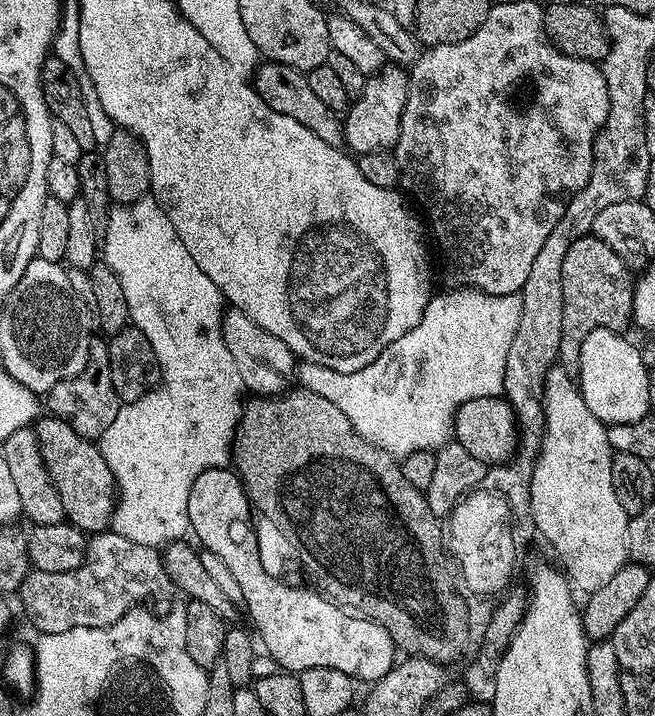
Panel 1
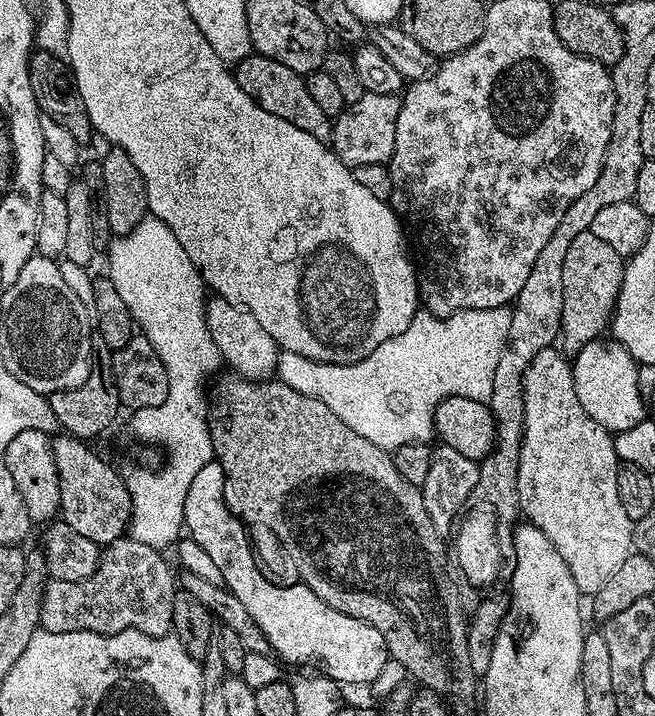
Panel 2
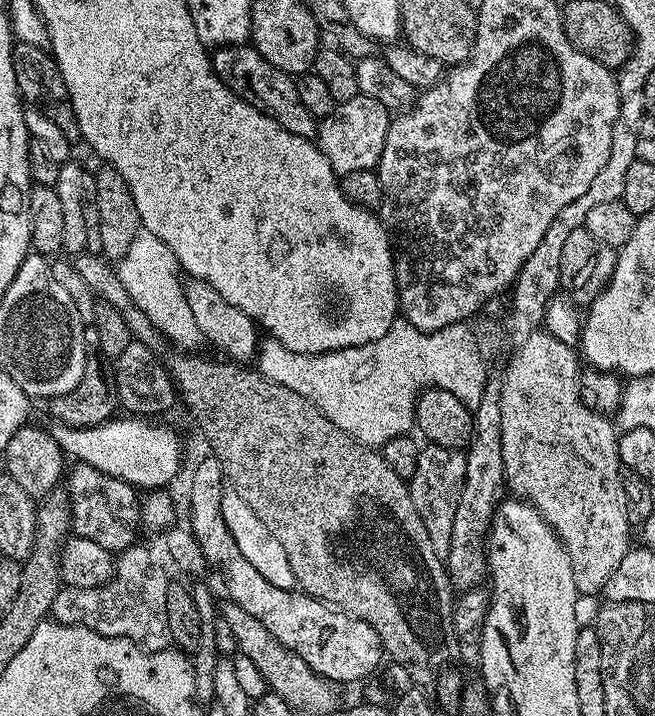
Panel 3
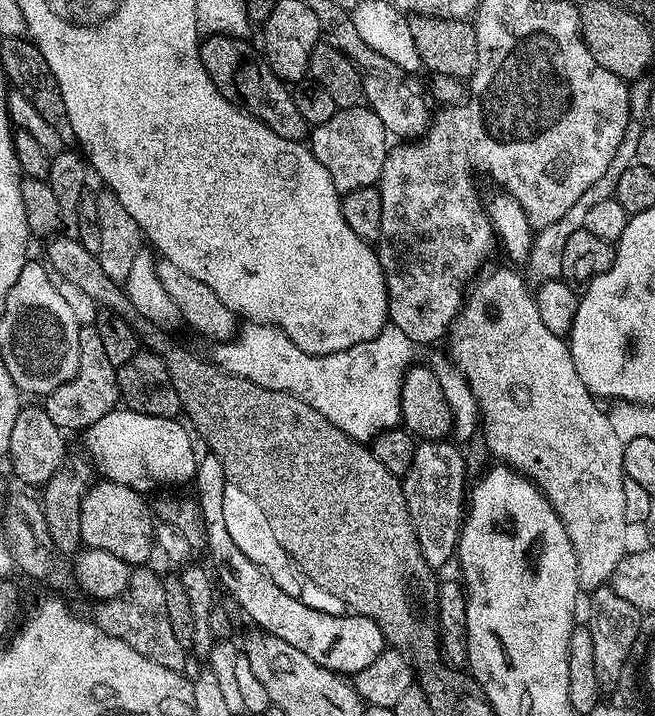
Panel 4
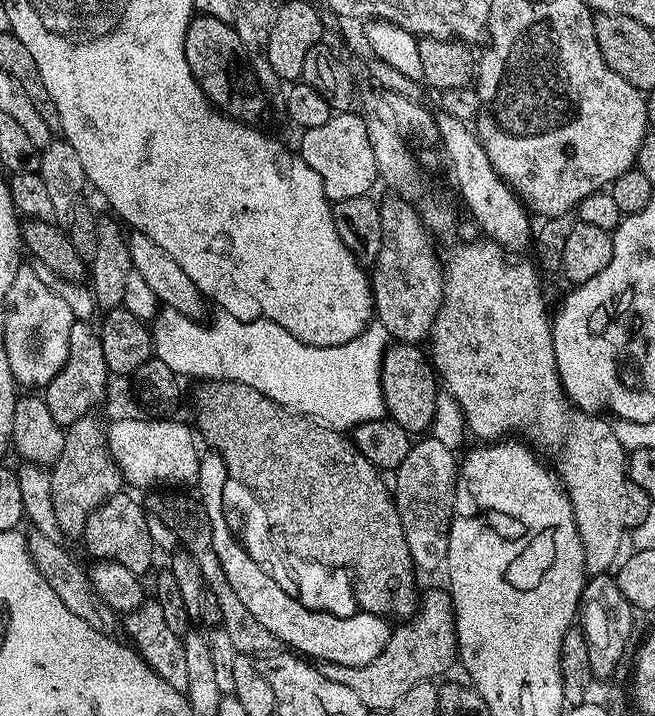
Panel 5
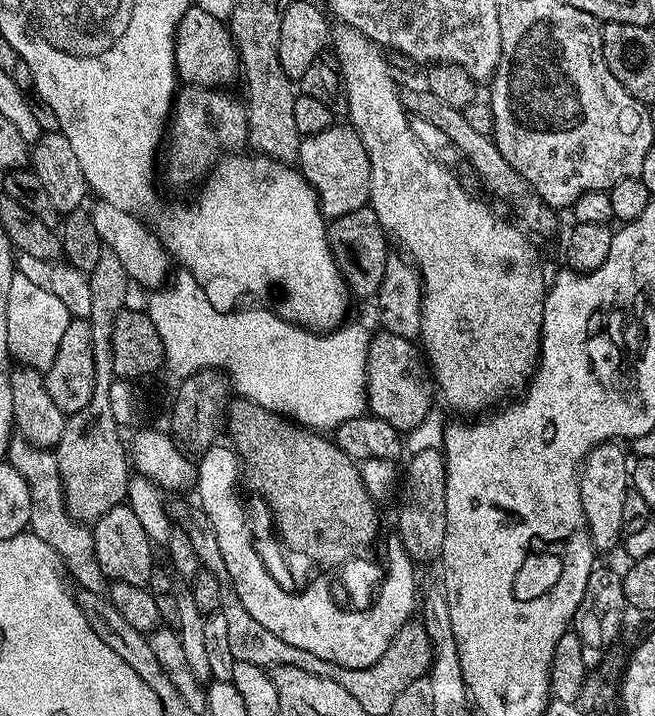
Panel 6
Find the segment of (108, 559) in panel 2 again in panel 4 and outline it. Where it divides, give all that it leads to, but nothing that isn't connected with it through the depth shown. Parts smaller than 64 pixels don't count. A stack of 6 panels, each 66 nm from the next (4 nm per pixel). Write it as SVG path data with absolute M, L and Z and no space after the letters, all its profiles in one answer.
M148 570L133 571L132 581L121 596L99 601L96 609L90 613L91 619L106 634L126 642L126 646L134 646L142 658L150 658L150 662L158 662L158 666L166 666L177 670L183 669L186 649L180 645L170 627L170 614L166 614L166 594L164 581Z

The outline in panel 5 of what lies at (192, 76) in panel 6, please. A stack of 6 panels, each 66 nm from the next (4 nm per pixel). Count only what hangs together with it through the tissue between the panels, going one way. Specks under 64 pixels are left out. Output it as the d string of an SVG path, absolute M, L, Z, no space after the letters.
M193 15L186 30L184 49L190 74L194 74L198 86L221 112L249 126L261 123L259 120L264 116L266 92L252 70L250 53L245 50L242 38L238 38L236 29L228 20L219 20L217 16Z

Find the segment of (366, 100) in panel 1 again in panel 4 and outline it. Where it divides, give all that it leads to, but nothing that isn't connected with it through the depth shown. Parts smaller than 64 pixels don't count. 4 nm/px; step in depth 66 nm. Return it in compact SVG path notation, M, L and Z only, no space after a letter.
M357 106L339 109L330 122L315 125L310 132L310 147L314 158L332 175L337 193L343 194L373 187L379 181L390 151L390 137L382 126L382 118L372 108Z

